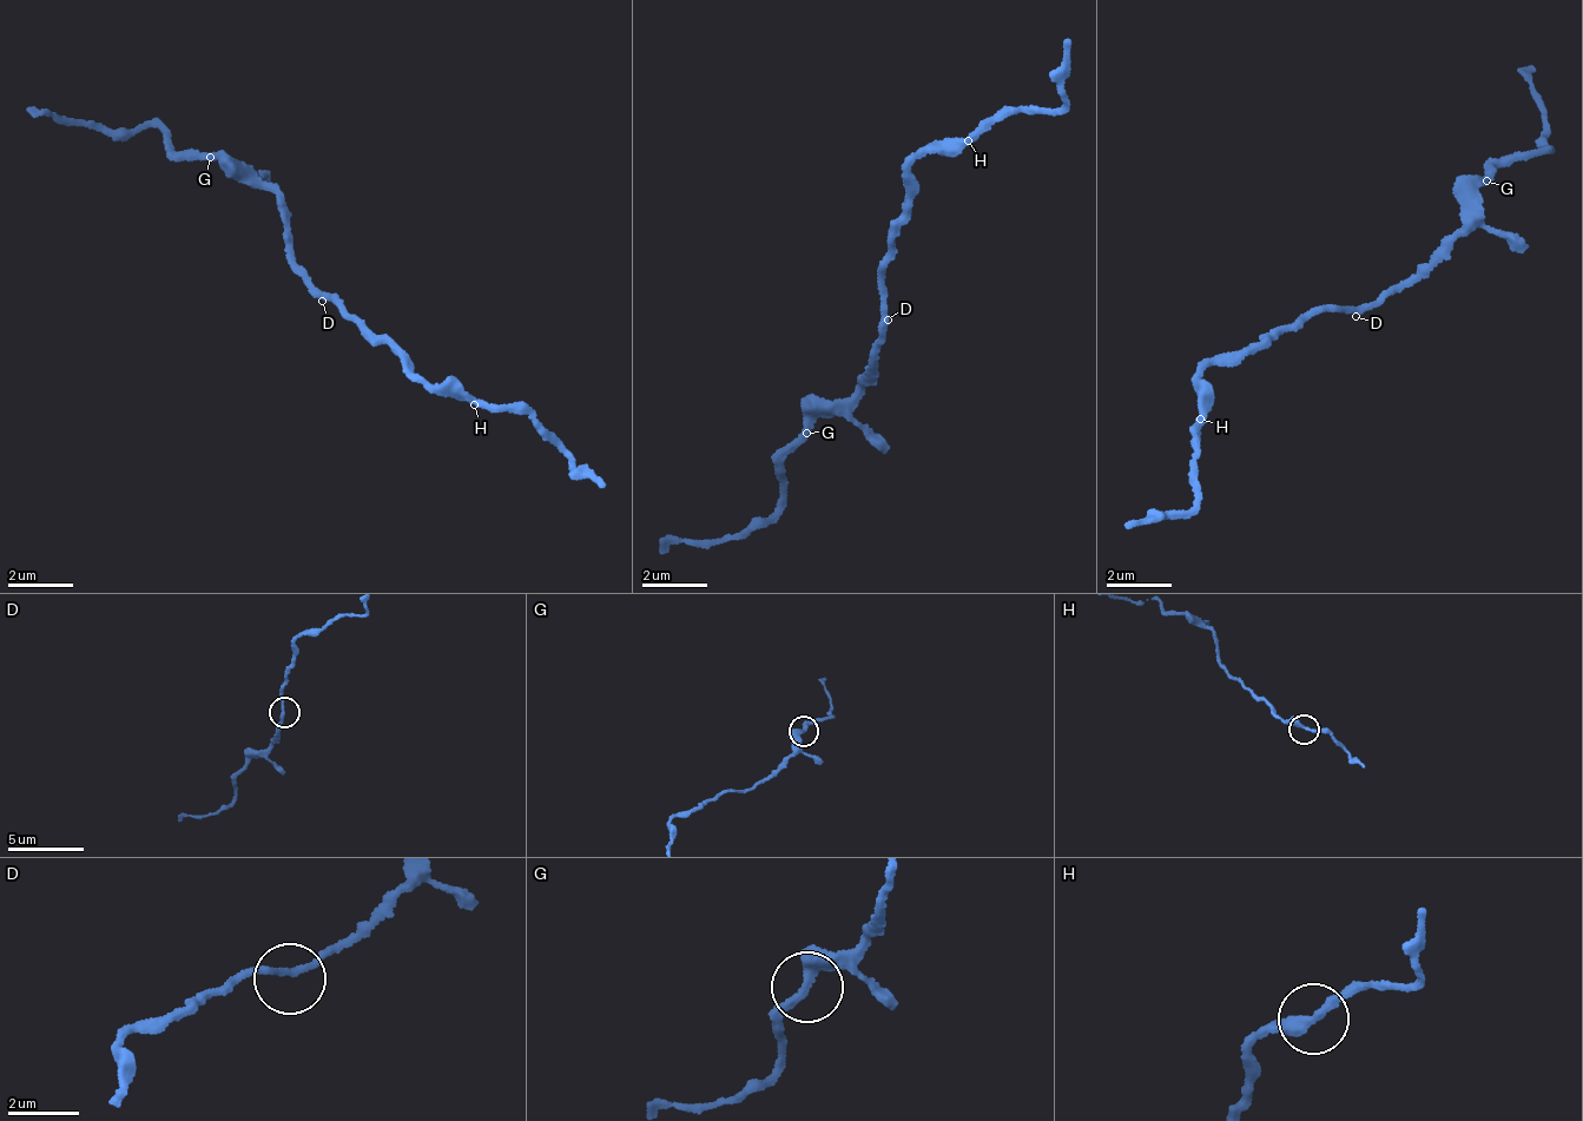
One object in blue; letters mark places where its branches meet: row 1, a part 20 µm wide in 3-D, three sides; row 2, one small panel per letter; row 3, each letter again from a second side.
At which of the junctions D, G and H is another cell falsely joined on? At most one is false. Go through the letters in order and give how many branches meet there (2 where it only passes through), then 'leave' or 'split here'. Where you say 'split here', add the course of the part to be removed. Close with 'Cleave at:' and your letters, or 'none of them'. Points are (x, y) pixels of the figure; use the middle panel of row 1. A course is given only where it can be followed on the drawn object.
D: 2 branches meet; leave
G: 2 branches meet; split here; foreign part runs (805, 432), (767, 519), (658, 554)
H: 2 branches meet; leave
Cleave at: G

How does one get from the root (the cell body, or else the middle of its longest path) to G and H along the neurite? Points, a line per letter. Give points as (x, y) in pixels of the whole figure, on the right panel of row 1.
G: (1356, 309), (1385, 302), (1392, 294), (1415, 288), (1468, 225), (1483, 182)
H: (1356, 309), (1295, 315), (1292, 327), (1251, 341), (1246, 354), (1209, 362), (1200, 419)

